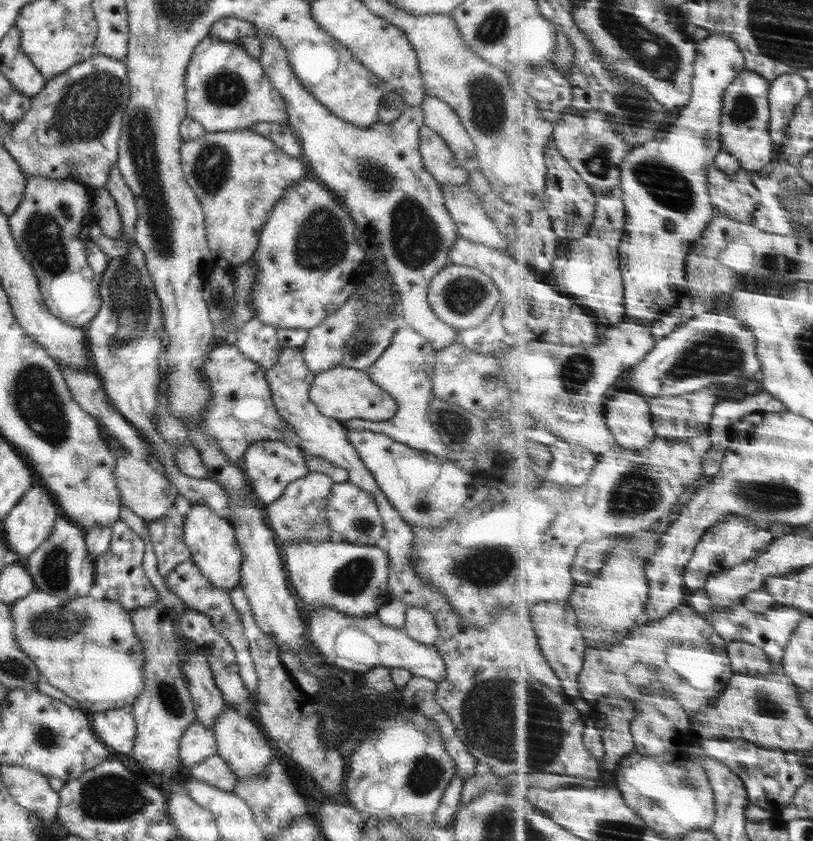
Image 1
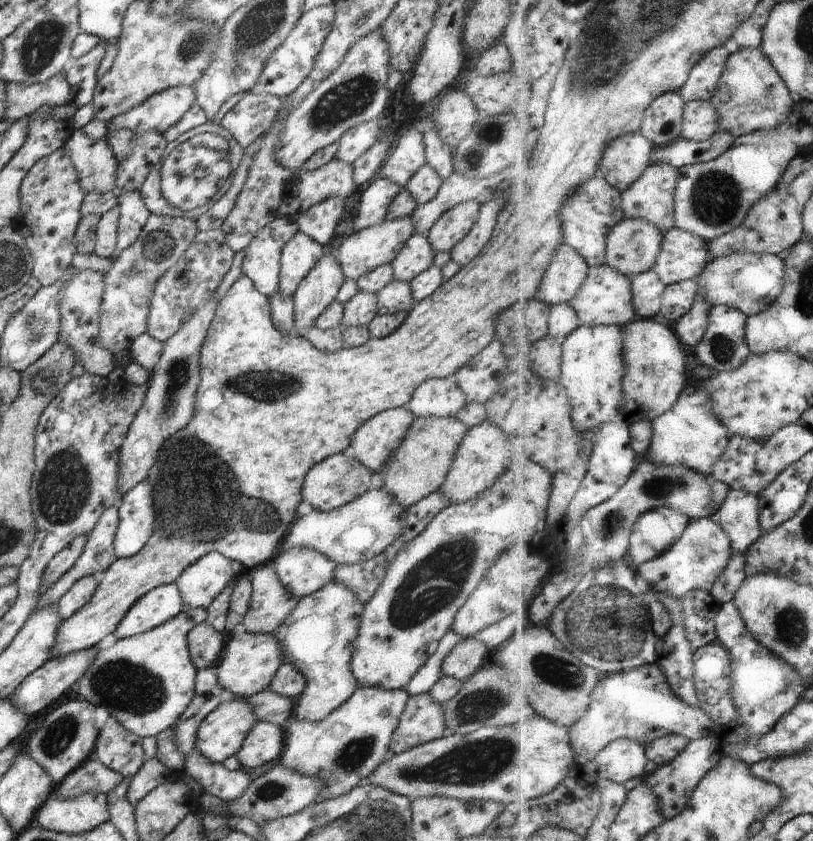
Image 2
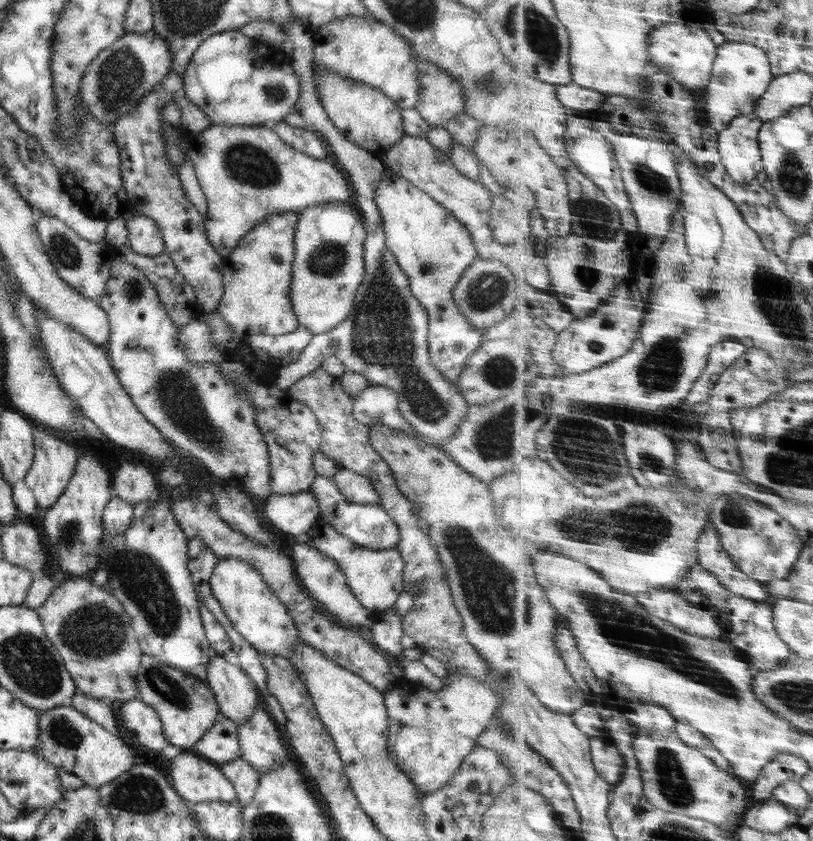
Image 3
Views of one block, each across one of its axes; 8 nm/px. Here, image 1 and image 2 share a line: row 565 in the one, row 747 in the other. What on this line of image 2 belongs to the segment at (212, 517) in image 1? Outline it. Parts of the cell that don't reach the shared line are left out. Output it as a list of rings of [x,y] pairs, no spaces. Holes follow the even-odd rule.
[[[225,693],[221,702],[199,723],[195,733],[195,750],[203,758],[221,764],[225,758],[233,756],[241,748],[245,735],[255,721],[251,706],[243,698]]]

